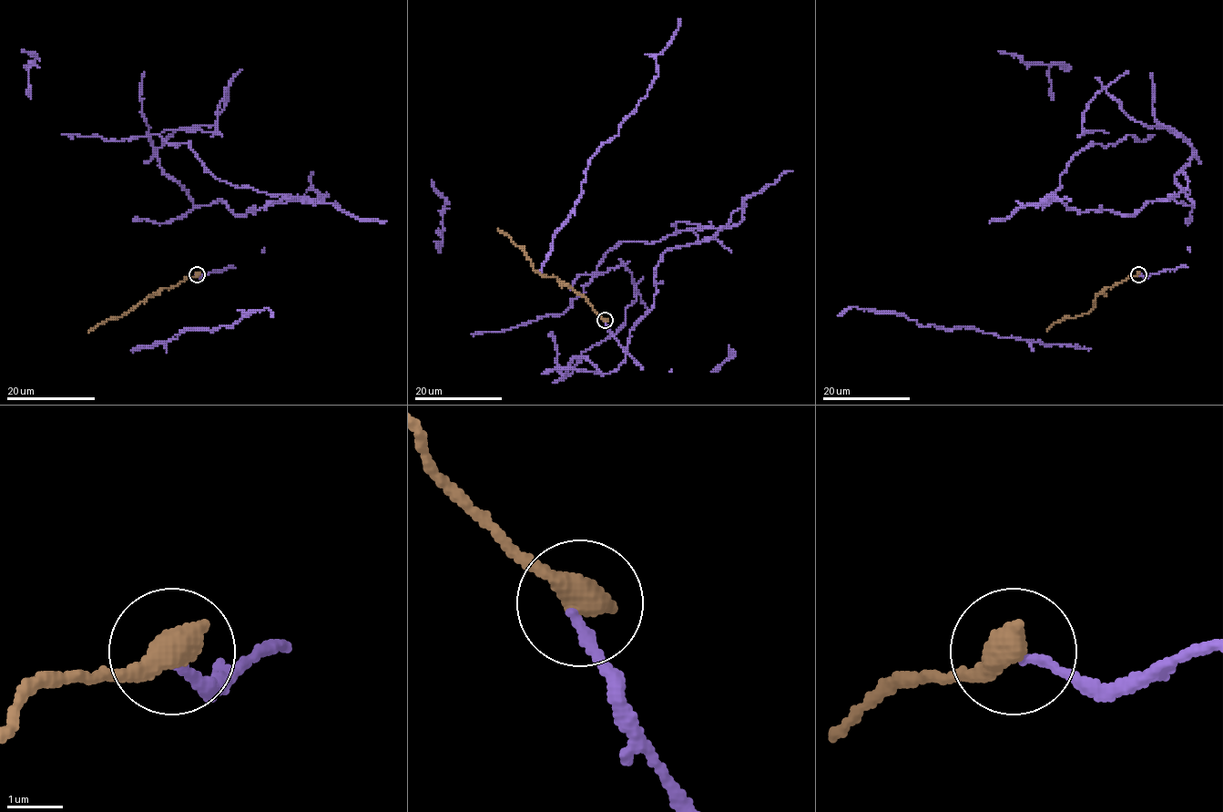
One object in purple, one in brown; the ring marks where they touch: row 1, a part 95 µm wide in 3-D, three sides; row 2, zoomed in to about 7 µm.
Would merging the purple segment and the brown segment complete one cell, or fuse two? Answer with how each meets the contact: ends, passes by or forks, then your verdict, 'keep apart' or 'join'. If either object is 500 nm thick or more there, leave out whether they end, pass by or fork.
keep apart

